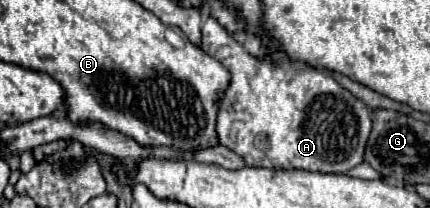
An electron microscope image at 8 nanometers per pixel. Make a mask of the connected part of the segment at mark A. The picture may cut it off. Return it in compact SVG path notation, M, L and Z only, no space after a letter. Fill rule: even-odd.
M207 19L205 25L201 27L201 49L205 53L209 53L211 57L215 57L217 61L221 61L227 71L231 73L231 81L229 81L229 87L225 89L225 93L219 95L219 99L215 101L217 105L217 137L219 137L219 143L225 145L227 149L235 151L239 157L243 157L243 161L249 165L249 167L267 167L267 169L307 169L307 171L319 171L319 173L347 173L351 171L353 167L361 165L363 163L363 155L365 155L365 145L367 145L367 139L371 135L371 111L369 107L357 99L351 91L347 91L345 87L341 87L331 75L327 75L325 71L321 73L319 69L313 69L313 67L307 67L303 63L291 63L283 53L275 53L273 57L265 57L263 61L251 57L215 19Z

